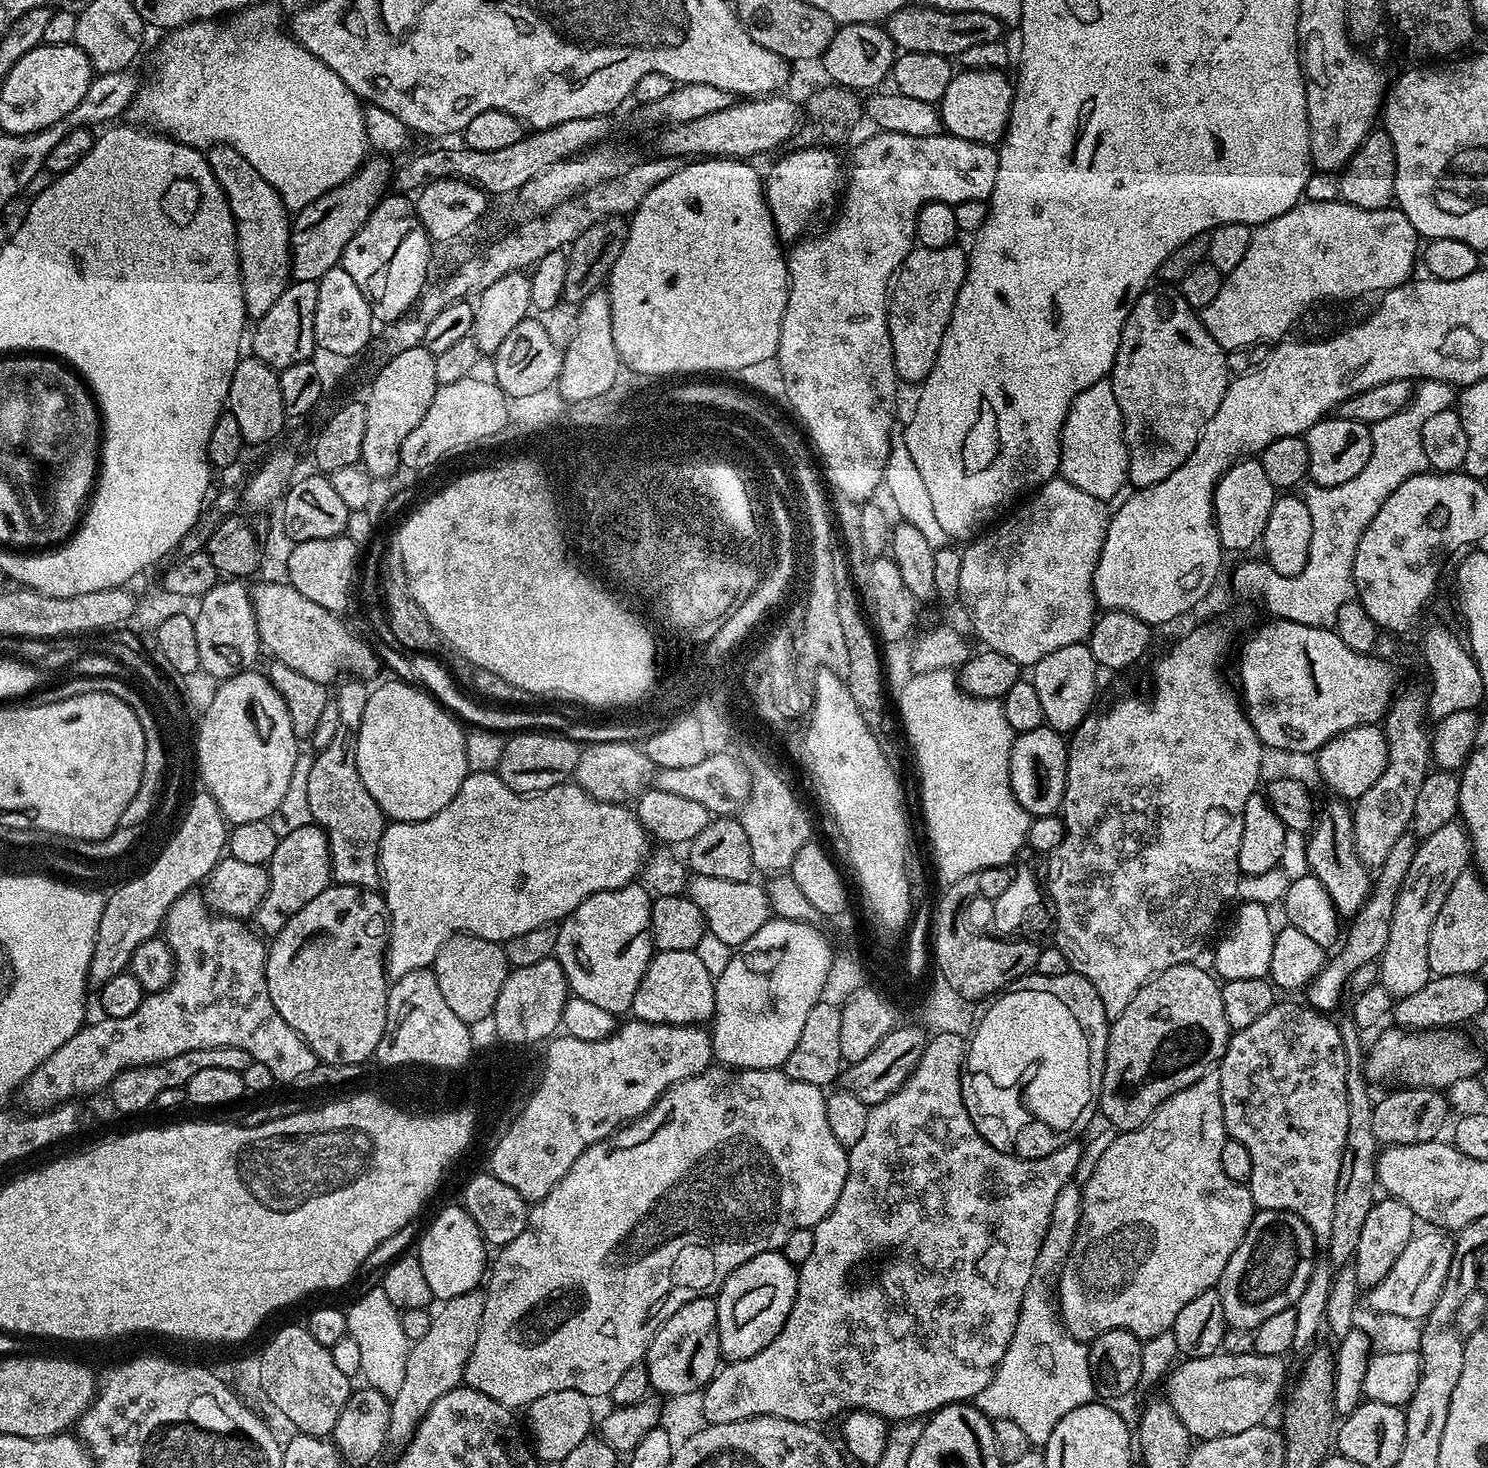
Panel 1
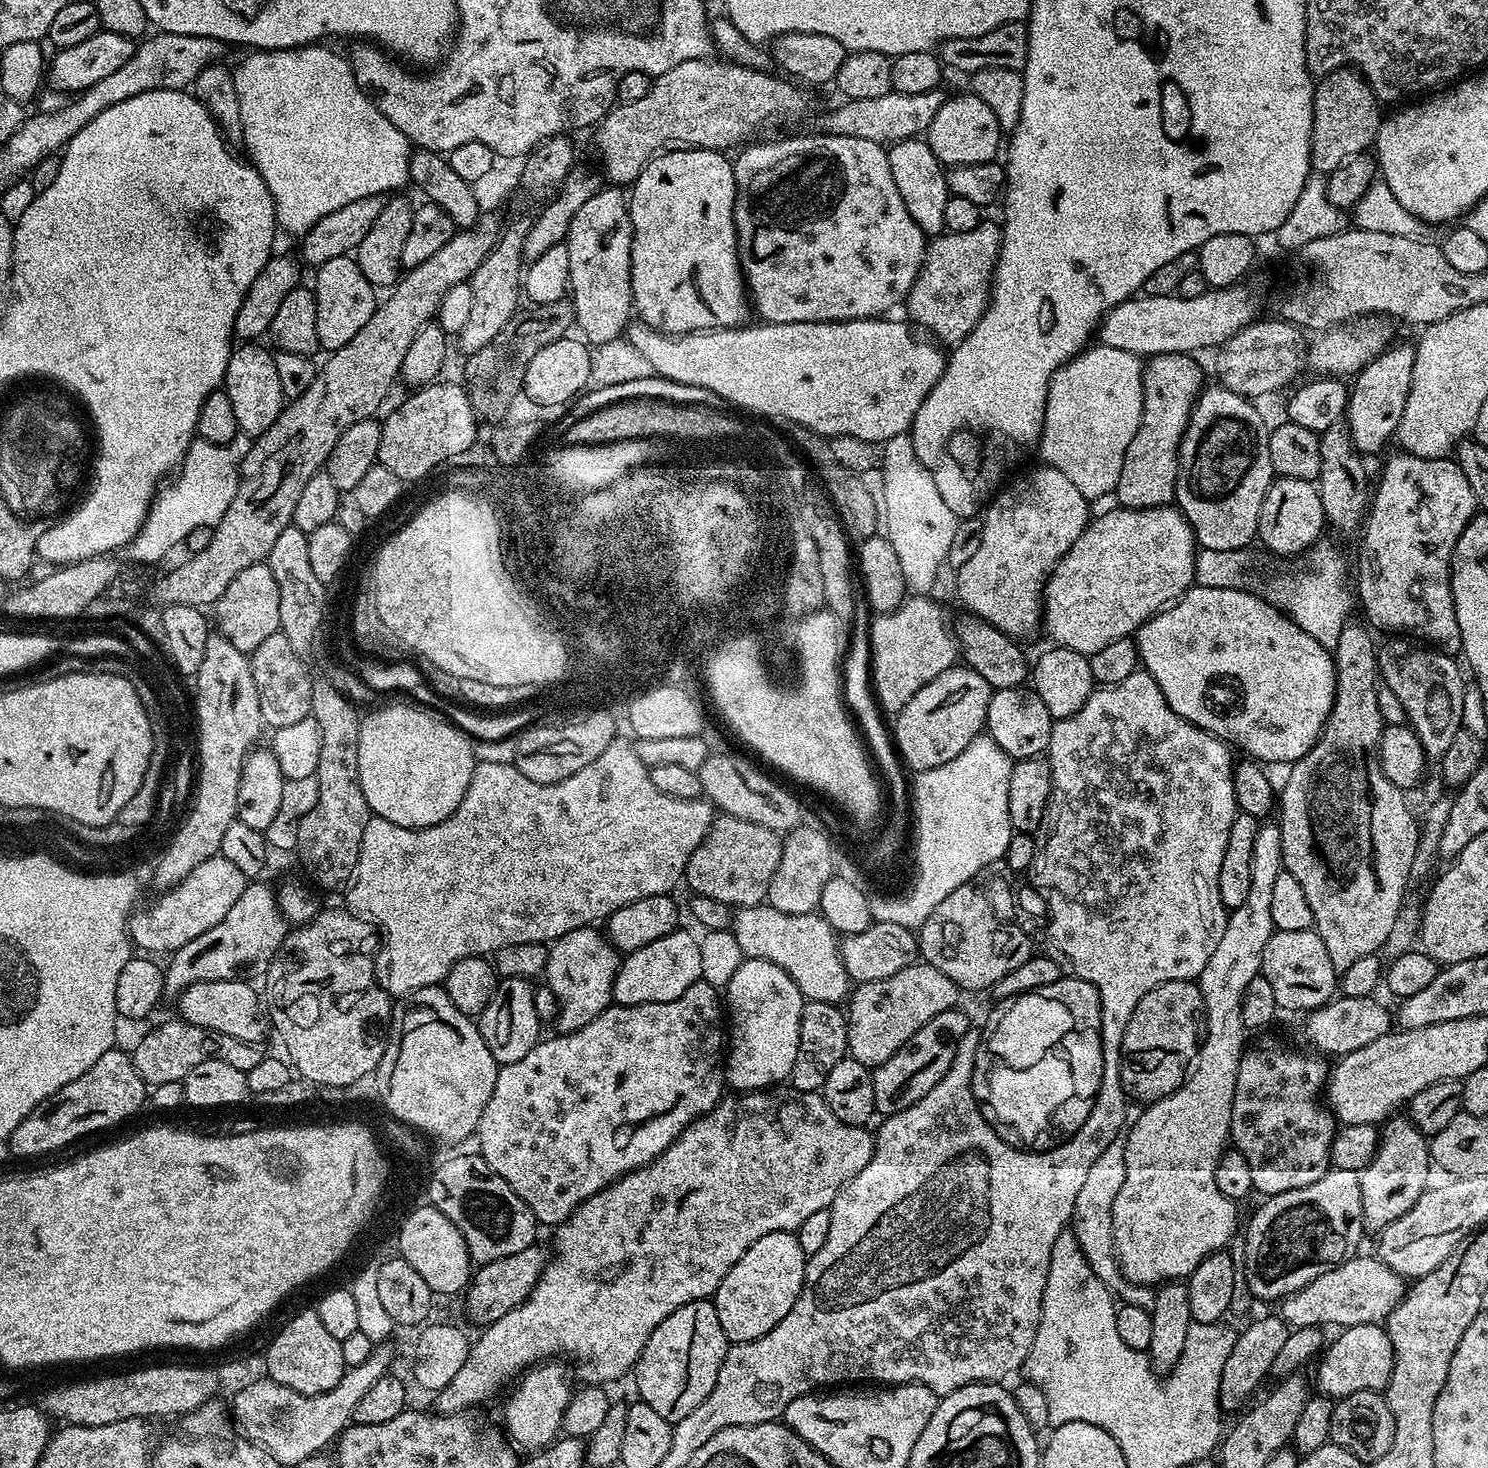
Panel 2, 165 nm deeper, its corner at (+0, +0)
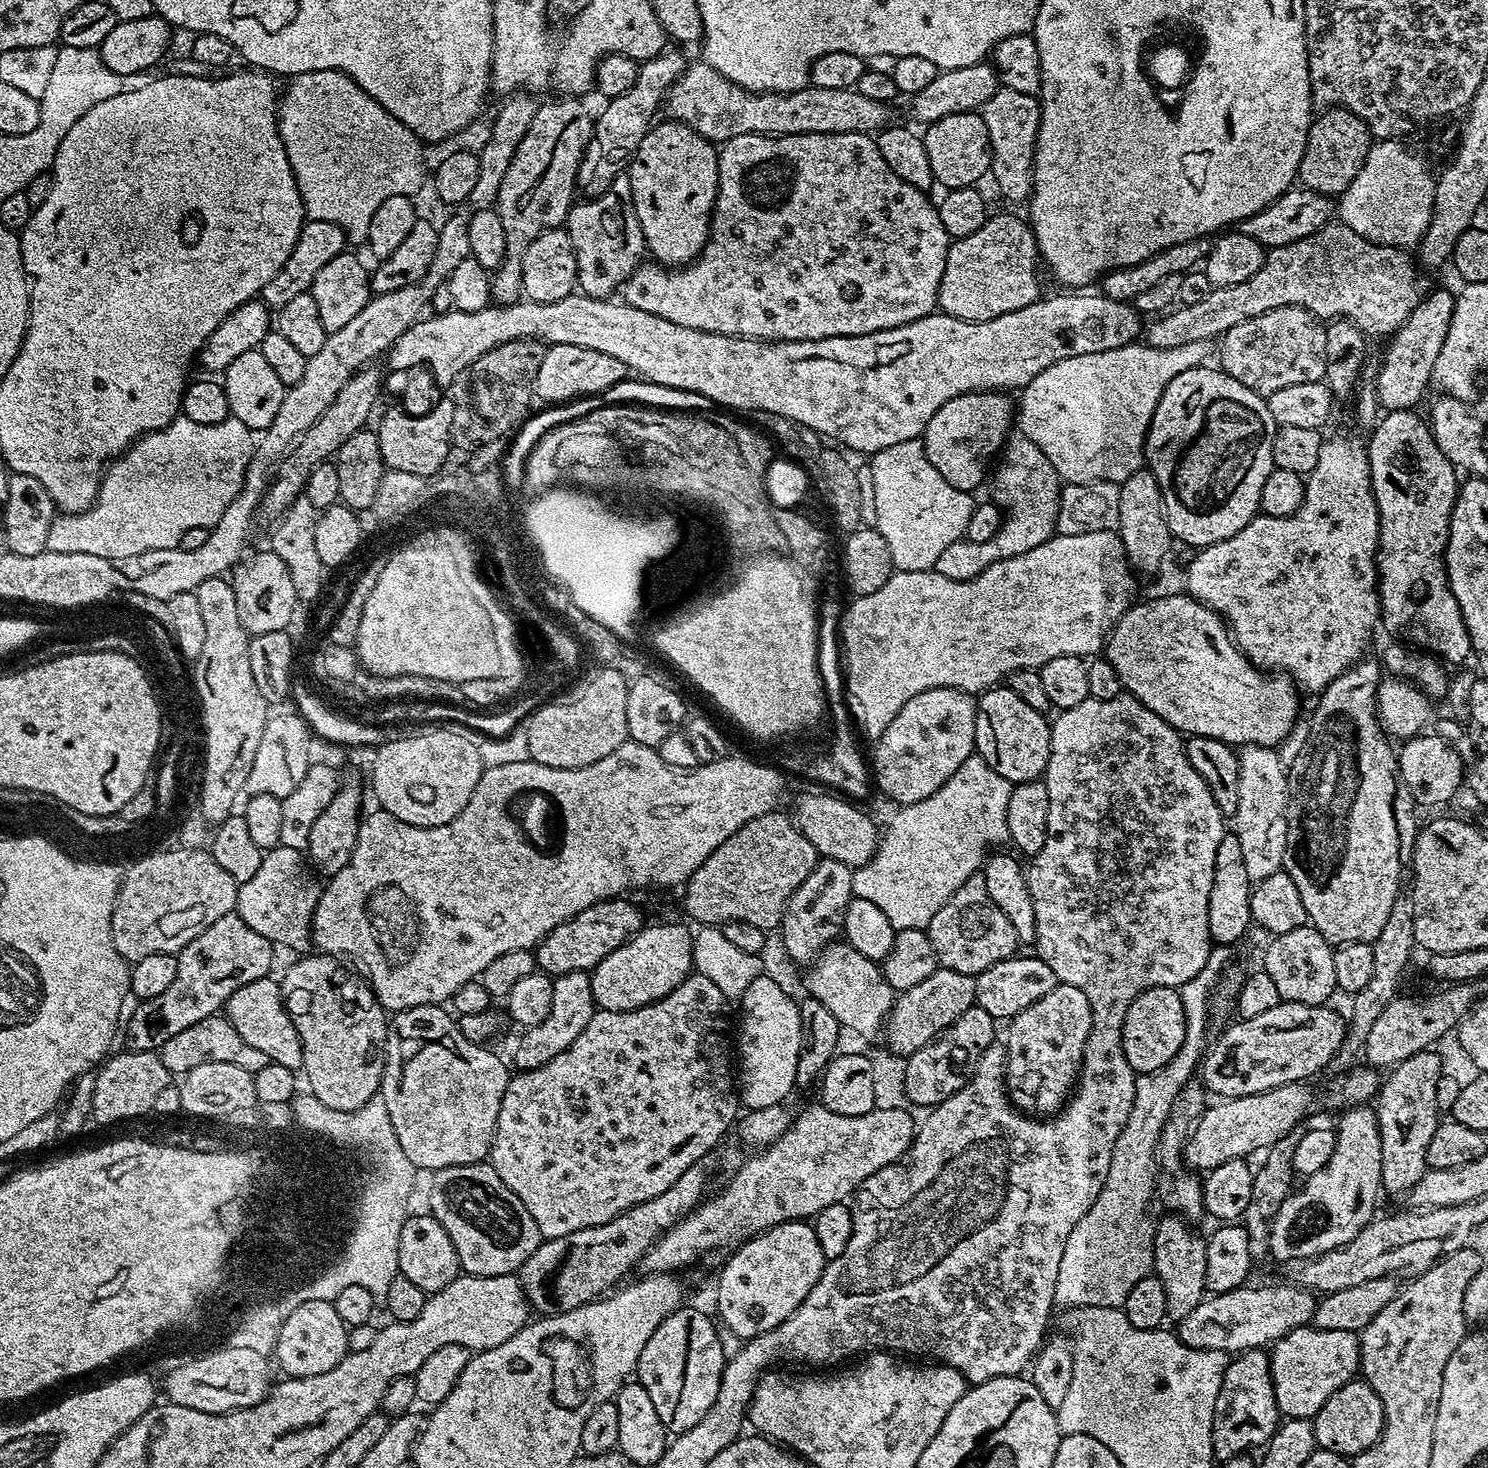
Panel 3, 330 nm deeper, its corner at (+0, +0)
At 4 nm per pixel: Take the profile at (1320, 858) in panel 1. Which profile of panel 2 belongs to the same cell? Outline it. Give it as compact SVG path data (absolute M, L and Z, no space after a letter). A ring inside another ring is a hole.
M1349 626L1342 630L1342 634L1338 638L1336 647L1334 649L1334 659L1336 662L1336 697L1332 703L1332 709L1328 715L1328 721L1324 723L1324 728L1320 731L1320 737L1314 742L1314 746L1308 753L1305 754L1301 760L1296 761L1287 769L1288 781L1284 784L1284 792L1279 793L1278 796L1278 823L1280 825L1280 837L1282 838L1282 858L1284 859L1282 868L1283 871L1294 874L1294 878L1298 878L1298 883L1302 885L1303 892L1306 893L1306 899L1310 901L1310 914L1314 914L1314 931L1320 935L1323 944L1326 945L1326 954L1330 954L1330 962L1334 962L1334 970L1337 974L1346 971L1353 962L1358 962L1358 958L1366 958L1367 956L1379 953L1385 947L1387 940L1390 938L1390 932L1394 927L1394 922L1399 916L1400 909L1405 906L1406 898L1404 898L1404 891L1408 888L1408 882L1413 879L1412 867L1414 866L1414 856L1416 847L1419 844L1419 836L1421 825L1418 823L1417 817L1412 817L1410 809L1404 805L1405 793L1396 785L1390 783L1384 777L1384 773L1376 770L1373 771L1370 783L1372 783L1372 790L1374 790L1374 814L1376 816L1376 829L1374 829L1374 860L1354 860L1350 856L1346 856L1344 860L1344 840L1336 840L1336 860L1310 860L1310 822L1316 824L1316 816L1322 812L1334 812L1338 814L1338 818L1356 818L1358 824L1364 824L1368 818L1368 802L1366 802L1366 794L1368 794L1368 786L1366 786L1366 769L1370 767L1368 759L1375 757L1378 752L1378 745L1380 742L1380 735L1384 733L1386 727L1386 719L1380 713L1380 696L1376 693L1376 684L1378 688L1378 669L1376 666L1376 649L1378 647L1377 641L1372 641L1373 633L1367 627L1355 628Z

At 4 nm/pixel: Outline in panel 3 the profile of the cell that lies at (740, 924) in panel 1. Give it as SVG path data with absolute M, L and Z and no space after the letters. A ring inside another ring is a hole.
M847 942L827 944L807 969L804 984L807 995L813 996L834 1018L838 1018L841 1029L857 1032L864 1040L881 1035L892 1008L894 993L886 982L881 965L875 960L858 954Z

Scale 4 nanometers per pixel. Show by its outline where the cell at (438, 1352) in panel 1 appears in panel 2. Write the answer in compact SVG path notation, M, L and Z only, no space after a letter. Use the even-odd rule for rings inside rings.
M539 1243L531 1244L526 1250L518 1250L518 1254L510 1254L510 1258L498 1258L498 1262L481 1264L473 1271L462 1299L464 1308L474 1323L480 1324L479 1326L493 1324L498 1318L502 1318L502 1314L518 1306L530 1295L550 1259L549 1249L540 1247Z

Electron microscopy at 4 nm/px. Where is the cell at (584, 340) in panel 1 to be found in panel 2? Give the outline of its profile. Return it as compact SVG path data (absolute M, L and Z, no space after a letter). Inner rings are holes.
M604 186L594 198L586 198L578 214L574 214L574 222L570 222L566 241L570 254L570 299L576 307L575 327L592 346L621 339L634 316L632 223L620 192L619 187Z

